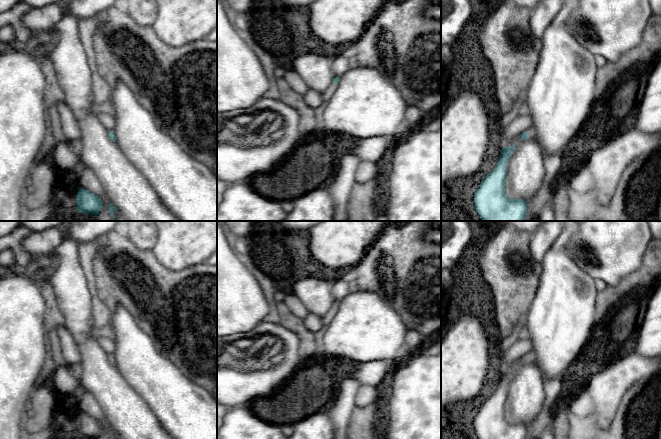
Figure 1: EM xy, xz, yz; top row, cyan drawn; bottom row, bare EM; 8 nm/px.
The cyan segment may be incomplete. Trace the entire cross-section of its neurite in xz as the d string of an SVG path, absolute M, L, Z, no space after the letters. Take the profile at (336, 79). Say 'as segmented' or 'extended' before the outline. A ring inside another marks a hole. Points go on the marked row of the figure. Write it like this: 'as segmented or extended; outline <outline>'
extended; outline M334 77L332 84L330 85L330 87L323 93L321 93L323 102L326 103L334 94L336 88L337 88L337 84L339 82L340 77Z

